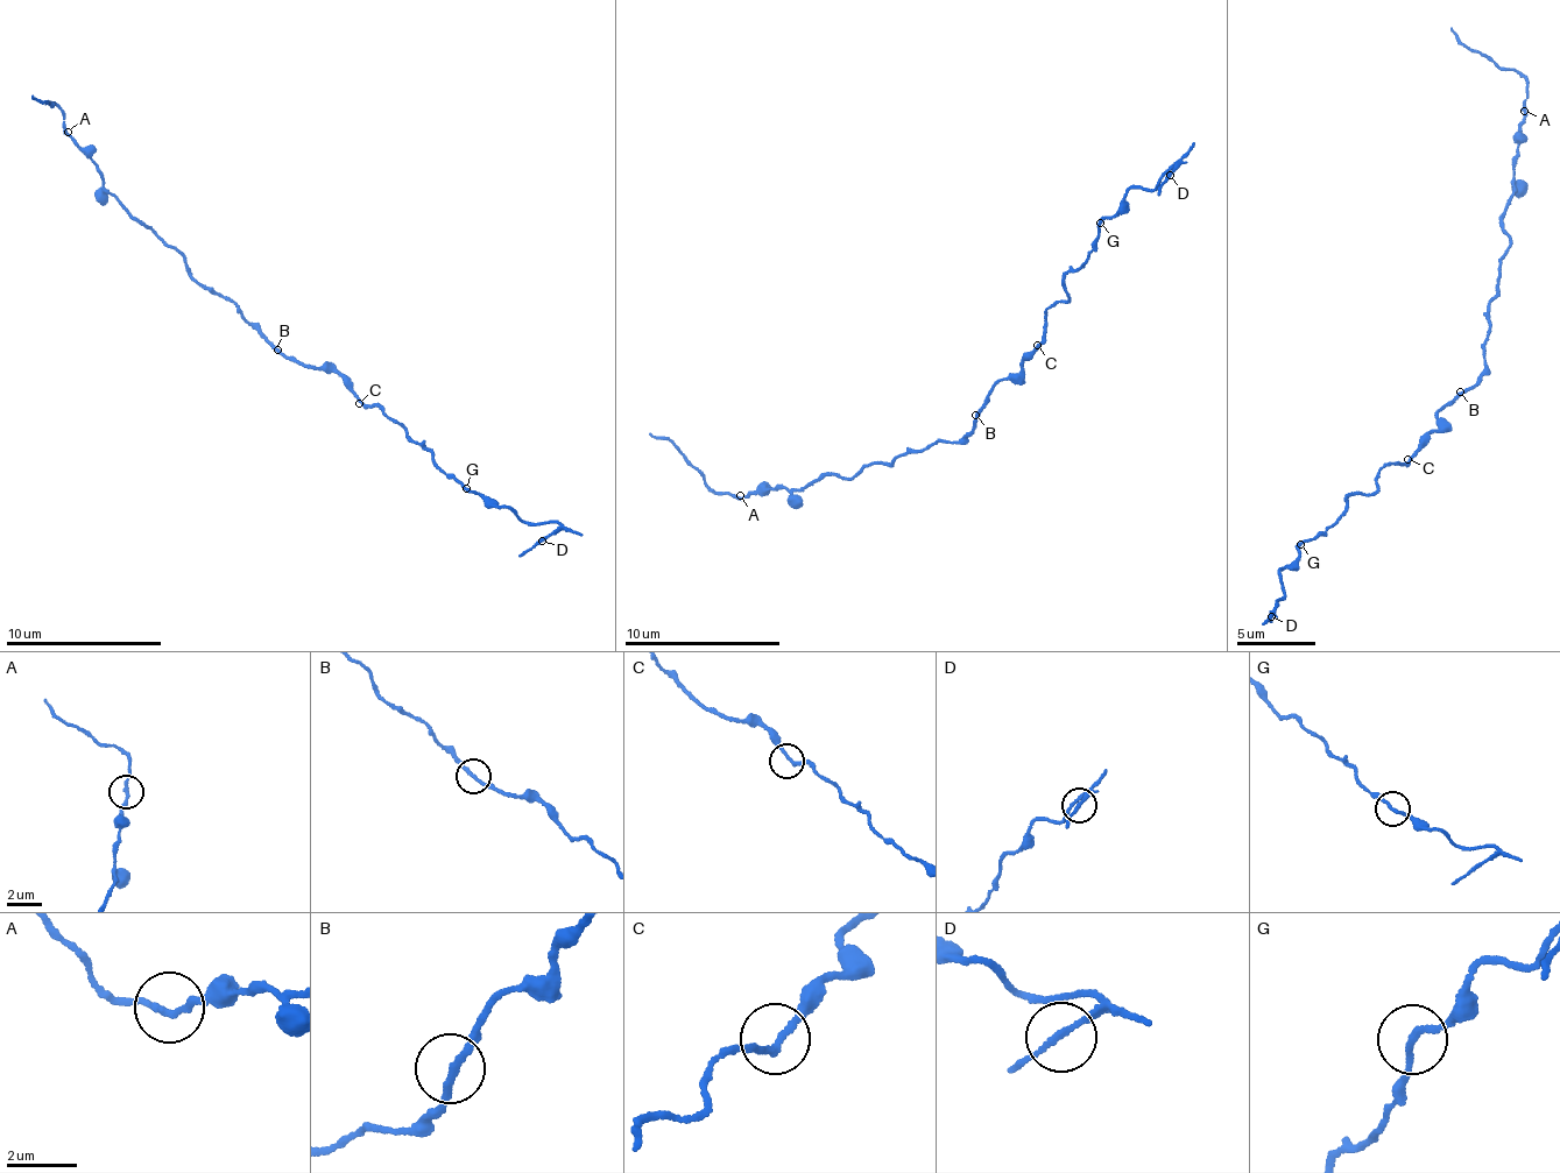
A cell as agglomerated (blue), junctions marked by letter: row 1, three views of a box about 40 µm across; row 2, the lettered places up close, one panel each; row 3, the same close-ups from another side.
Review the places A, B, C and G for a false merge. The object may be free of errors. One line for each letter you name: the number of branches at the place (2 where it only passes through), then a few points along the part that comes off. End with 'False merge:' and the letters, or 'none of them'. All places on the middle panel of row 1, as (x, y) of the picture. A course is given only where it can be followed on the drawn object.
G: 2 | (1101, 221), (1121, 209), (1131, 189), (1152, 189), (1177, 162), (1158, 196)
False merge: G

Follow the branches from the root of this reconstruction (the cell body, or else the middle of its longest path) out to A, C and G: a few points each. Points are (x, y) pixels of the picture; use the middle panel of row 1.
A: (981, 415), (974, 430), (953, 442), (941, 438), (848, 478), (828, 475), (795, 489), (781, 485), (740, 495)
C: (981, 415), (985, 396), (1004, 377), (1022, 371), (1022, 355), (1037, 345)
G: (981, 415), (992, 388), (1044, 339), (1046, 309), (1068, 296), (1065, 280), (1084, 267), (1101, 221)

